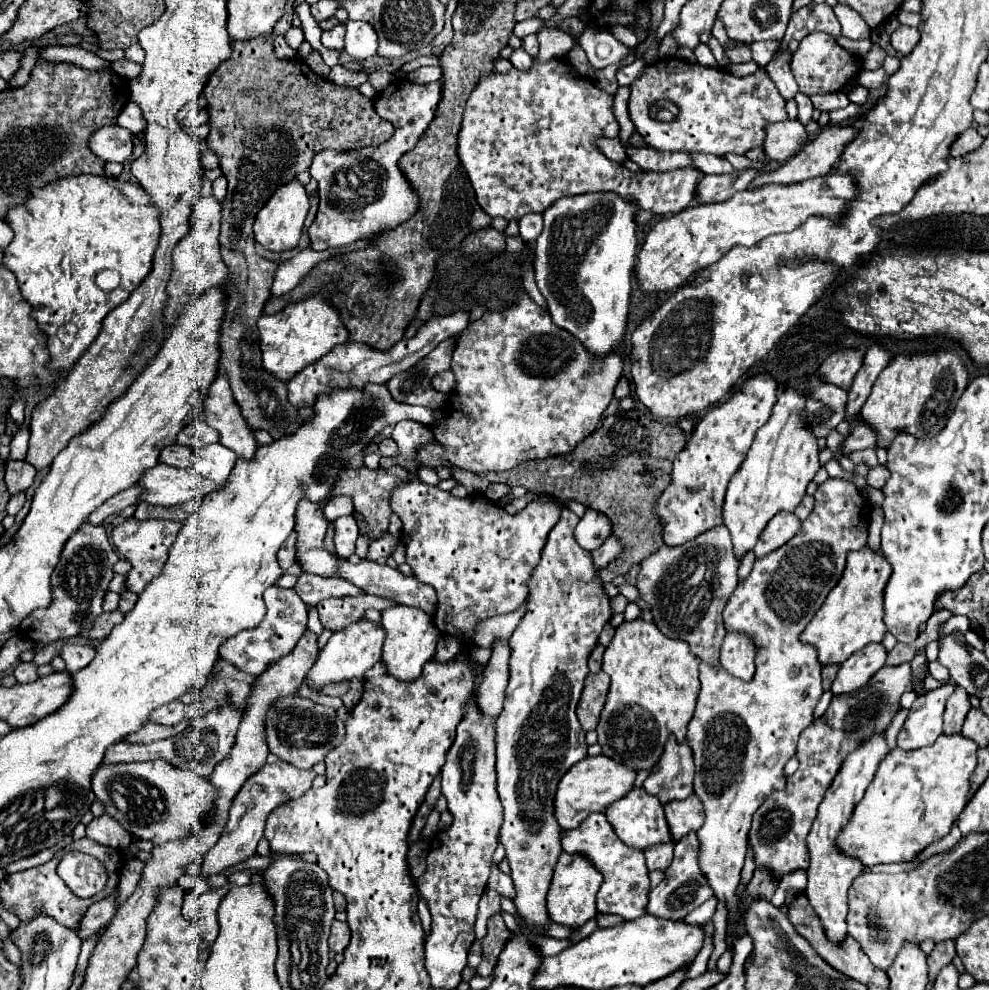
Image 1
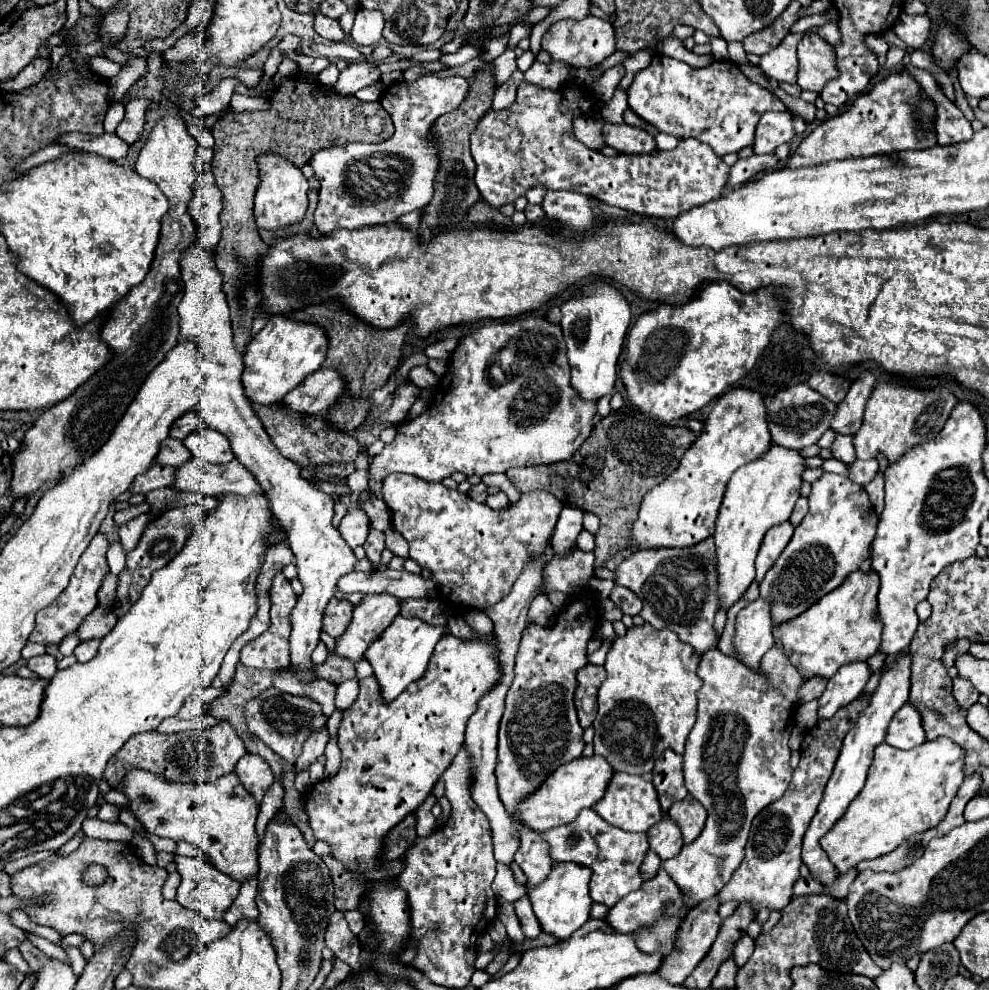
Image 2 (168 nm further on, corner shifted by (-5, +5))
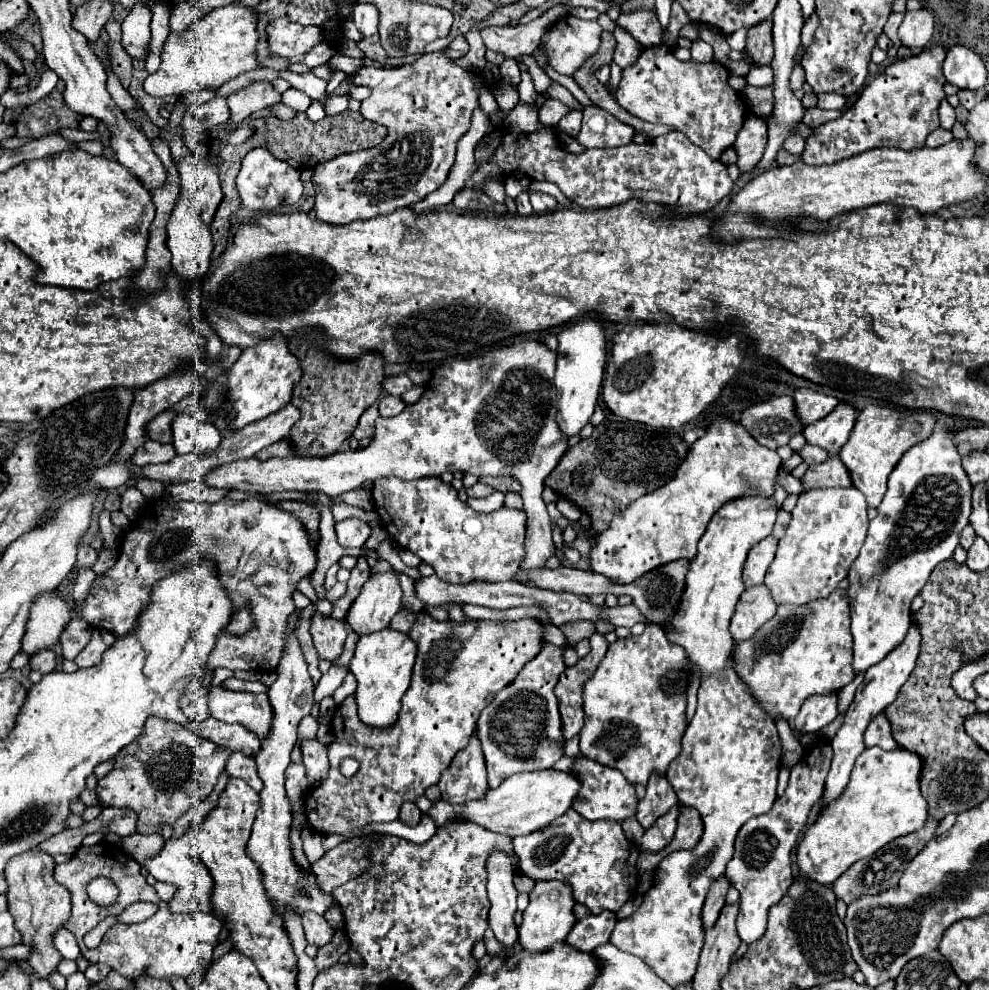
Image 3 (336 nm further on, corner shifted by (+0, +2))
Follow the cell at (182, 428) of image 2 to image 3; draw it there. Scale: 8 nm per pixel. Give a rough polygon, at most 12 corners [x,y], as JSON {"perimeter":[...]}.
{"perimeter":[[163,411],[147,423],[147,437],[171,443],[171,421],[177,413]]}

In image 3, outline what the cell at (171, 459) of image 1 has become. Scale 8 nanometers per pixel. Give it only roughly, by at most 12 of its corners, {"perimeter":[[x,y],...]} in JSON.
{"perimeter":[[147,441],[133,453],[131,463],[145,467],[171,461],[171,445]]}

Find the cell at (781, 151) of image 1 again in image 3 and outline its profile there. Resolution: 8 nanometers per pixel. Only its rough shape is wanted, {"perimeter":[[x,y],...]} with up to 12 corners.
{"perimeter":[[749,117],[735,139],[737,167],[751,171],[767,145],[767,125]]}

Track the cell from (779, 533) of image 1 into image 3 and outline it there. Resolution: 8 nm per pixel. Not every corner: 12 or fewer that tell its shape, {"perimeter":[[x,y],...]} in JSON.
{"perimeter":[[765,537],[751,547],[743,565],[745,589],[763,583],[777,551]]}

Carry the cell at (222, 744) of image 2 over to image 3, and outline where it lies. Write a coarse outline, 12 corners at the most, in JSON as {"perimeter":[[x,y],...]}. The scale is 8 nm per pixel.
{"perimeter":[[149,717],[97,781],[159,833],[213,791],[229,749]]}

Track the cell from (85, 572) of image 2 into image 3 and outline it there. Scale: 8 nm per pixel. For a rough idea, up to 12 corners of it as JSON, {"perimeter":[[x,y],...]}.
{"perimeter":[[79,545],[77,571],[83,565],[91,567],[97,551],[89,545]]}

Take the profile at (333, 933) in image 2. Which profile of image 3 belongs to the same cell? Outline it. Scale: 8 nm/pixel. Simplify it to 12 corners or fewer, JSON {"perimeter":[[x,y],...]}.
{"perimeter":[[303,913],[309,945],[323,947],[333,939],[331,925],[317,913]]}

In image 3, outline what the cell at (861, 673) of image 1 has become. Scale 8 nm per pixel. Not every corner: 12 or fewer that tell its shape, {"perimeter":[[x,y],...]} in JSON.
{"perimeter":[[837,693],[809,697],[789,727],[819,733],[837,717]]}

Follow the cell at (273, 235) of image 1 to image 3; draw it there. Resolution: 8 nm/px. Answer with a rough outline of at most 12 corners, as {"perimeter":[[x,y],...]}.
{"perimeter":[[255,147],[235,179],[253,211],[293,205],[299,171]]}

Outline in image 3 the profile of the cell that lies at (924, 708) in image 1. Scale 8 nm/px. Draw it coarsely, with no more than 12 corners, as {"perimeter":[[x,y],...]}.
{"perimeter":[[879,713],[867,727],[865,747],[897,749],[891,725]]}

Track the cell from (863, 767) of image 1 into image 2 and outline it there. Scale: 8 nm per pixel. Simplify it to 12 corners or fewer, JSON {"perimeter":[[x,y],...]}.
{"perimeter":[[910,652],[888,666],[844,738],[802,846],[810,876],[832,886],[820,838],[864,788],[874,748],[910,698]]}

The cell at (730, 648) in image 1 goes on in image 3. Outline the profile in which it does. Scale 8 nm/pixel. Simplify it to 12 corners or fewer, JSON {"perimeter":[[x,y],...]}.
{"perimeter":[[765,585],[745,589],[731,635],[745,641],[775,615]]}

